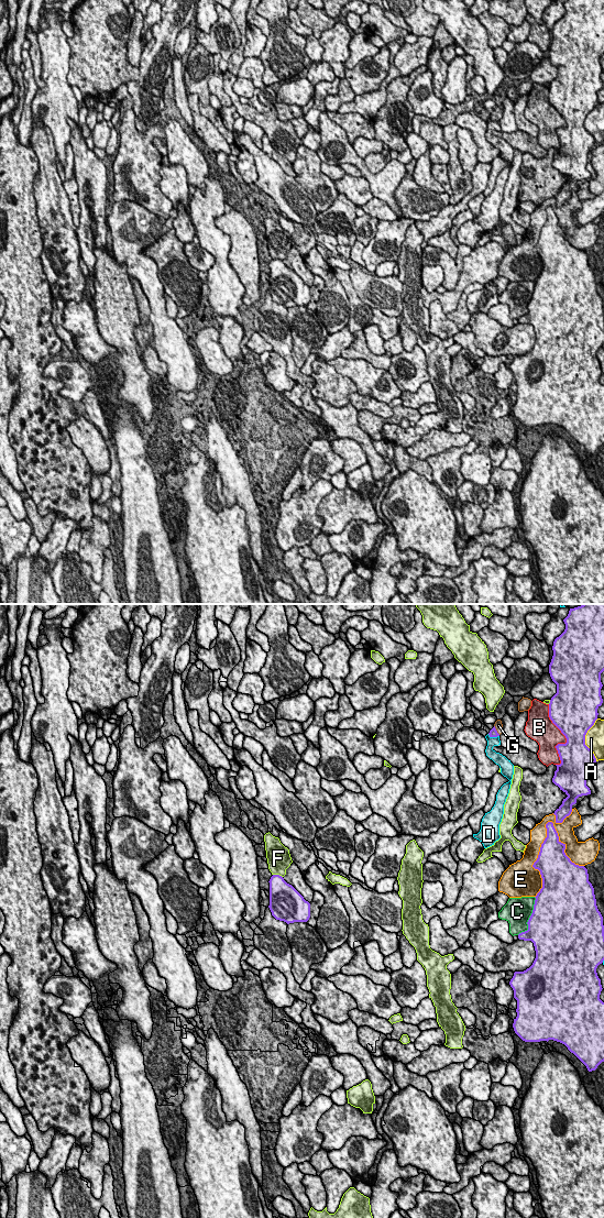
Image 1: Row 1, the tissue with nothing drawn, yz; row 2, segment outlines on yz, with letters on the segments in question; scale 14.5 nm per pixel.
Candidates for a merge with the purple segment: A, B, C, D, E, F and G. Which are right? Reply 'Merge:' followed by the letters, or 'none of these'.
Merge: G

